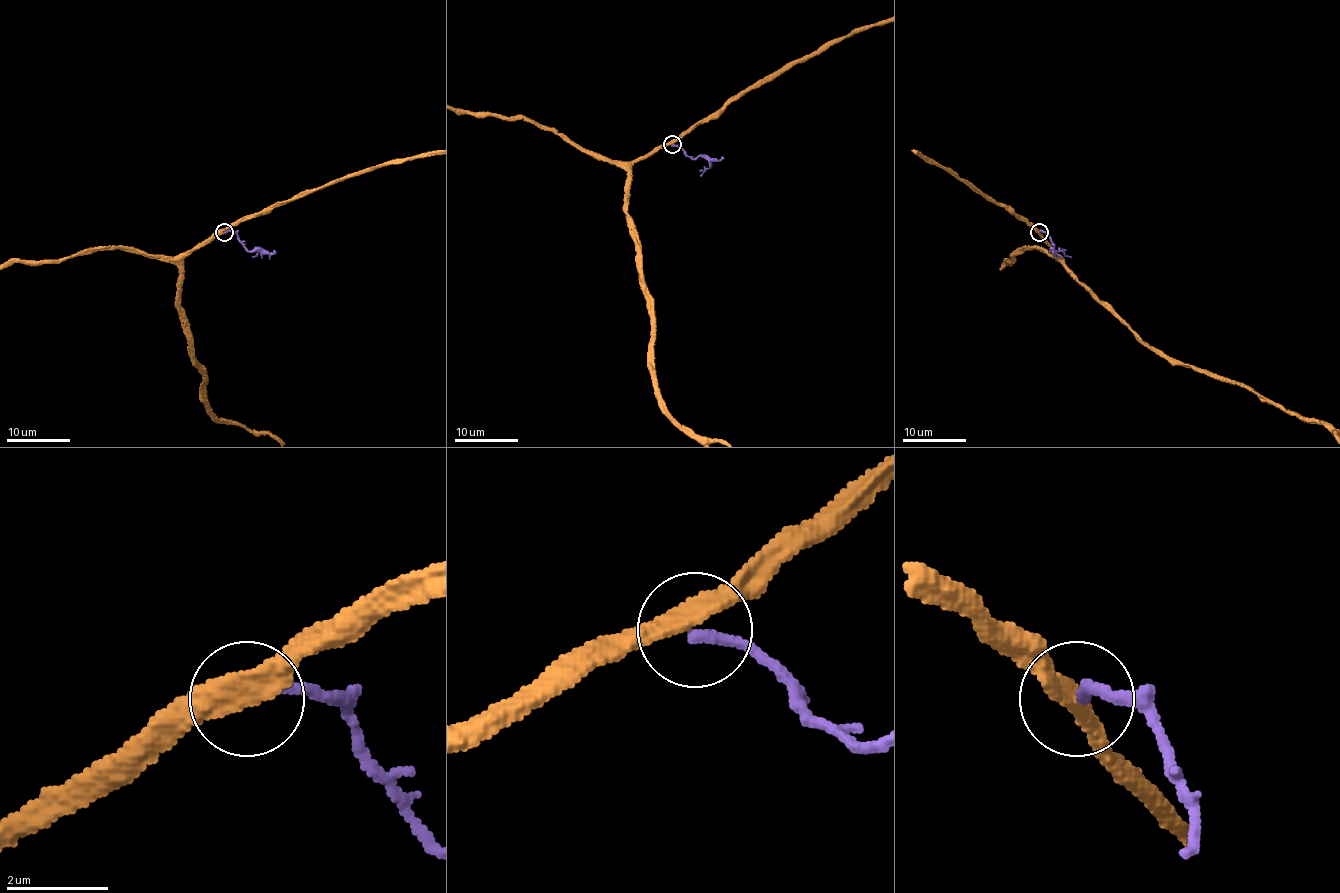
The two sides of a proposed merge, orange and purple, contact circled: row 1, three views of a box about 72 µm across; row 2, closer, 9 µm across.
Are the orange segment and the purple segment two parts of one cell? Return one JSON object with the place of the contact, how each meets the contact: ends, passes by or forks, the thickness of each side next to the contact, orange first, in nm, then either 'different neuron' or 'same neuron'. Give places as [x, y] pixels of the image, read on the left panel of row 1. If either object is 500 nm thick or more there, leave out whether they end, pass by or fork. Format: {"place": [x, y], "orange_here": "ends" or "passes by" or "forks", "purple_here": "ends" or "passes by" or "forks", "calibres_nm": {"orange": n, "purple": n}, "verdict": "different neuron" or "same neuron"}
{"place": [224, 232], "orange_here": "passes by", "purple_here": "ends", "calibres_nm": {"orange": 360, "purple": 220}, "verdict": "different neuron"}

